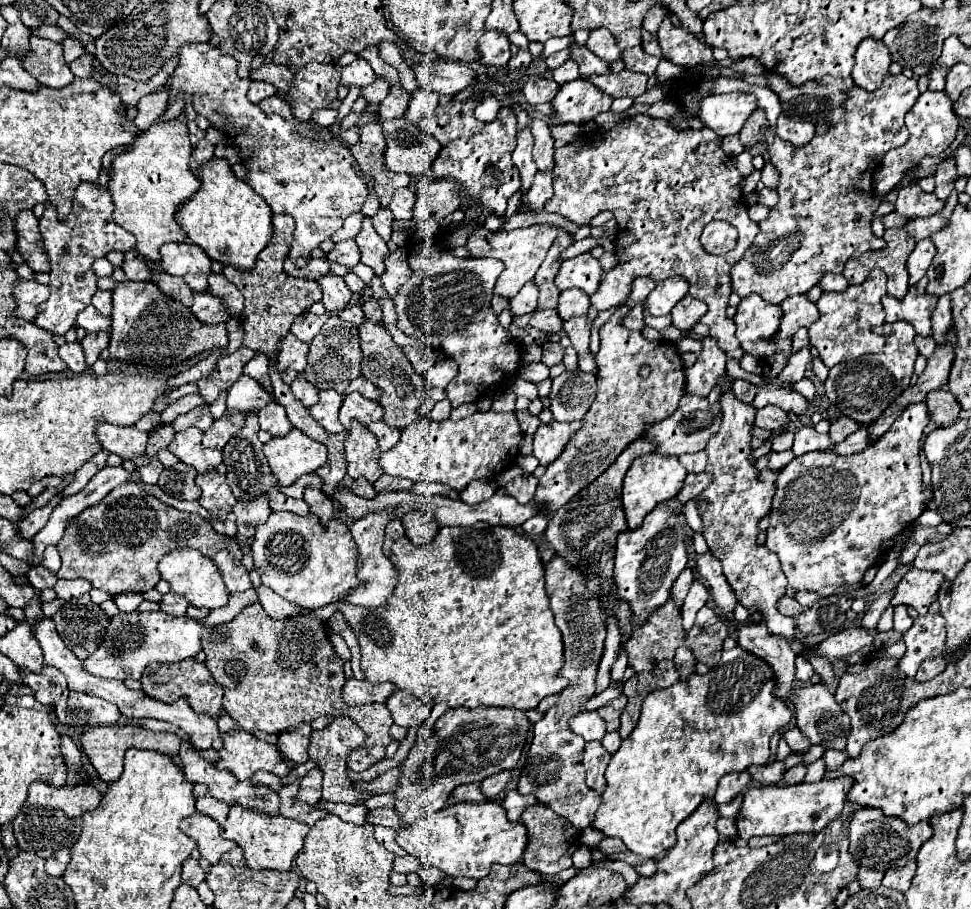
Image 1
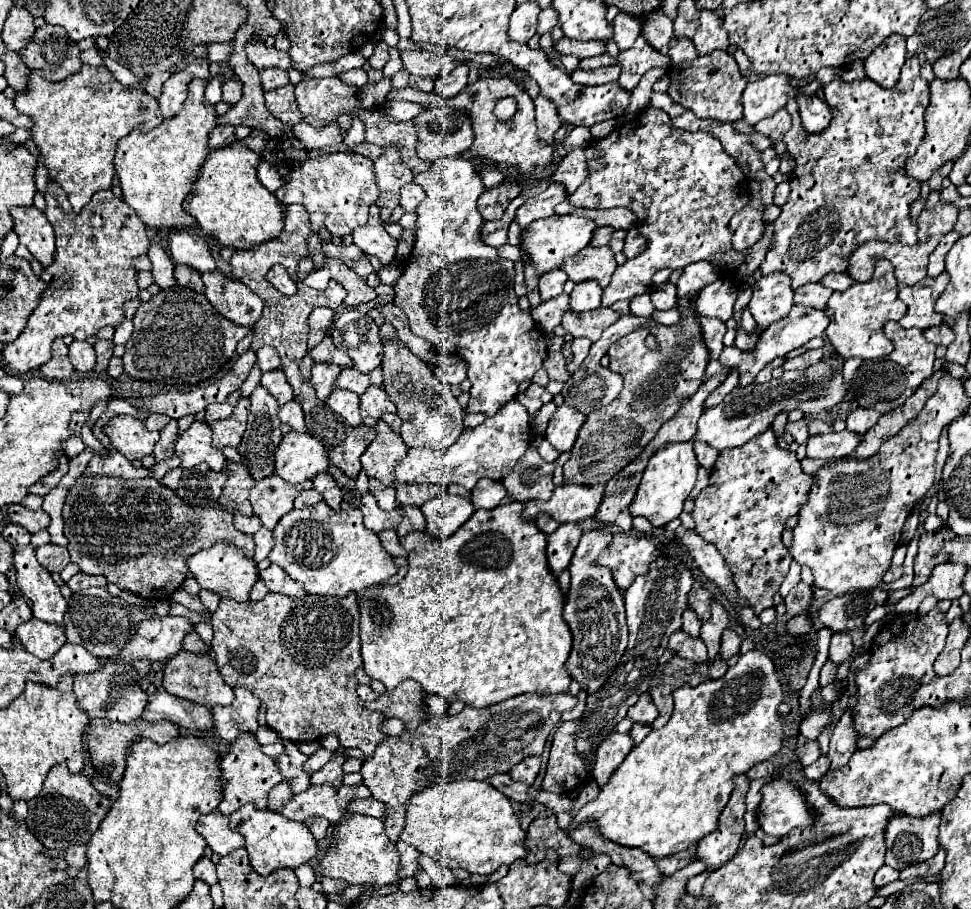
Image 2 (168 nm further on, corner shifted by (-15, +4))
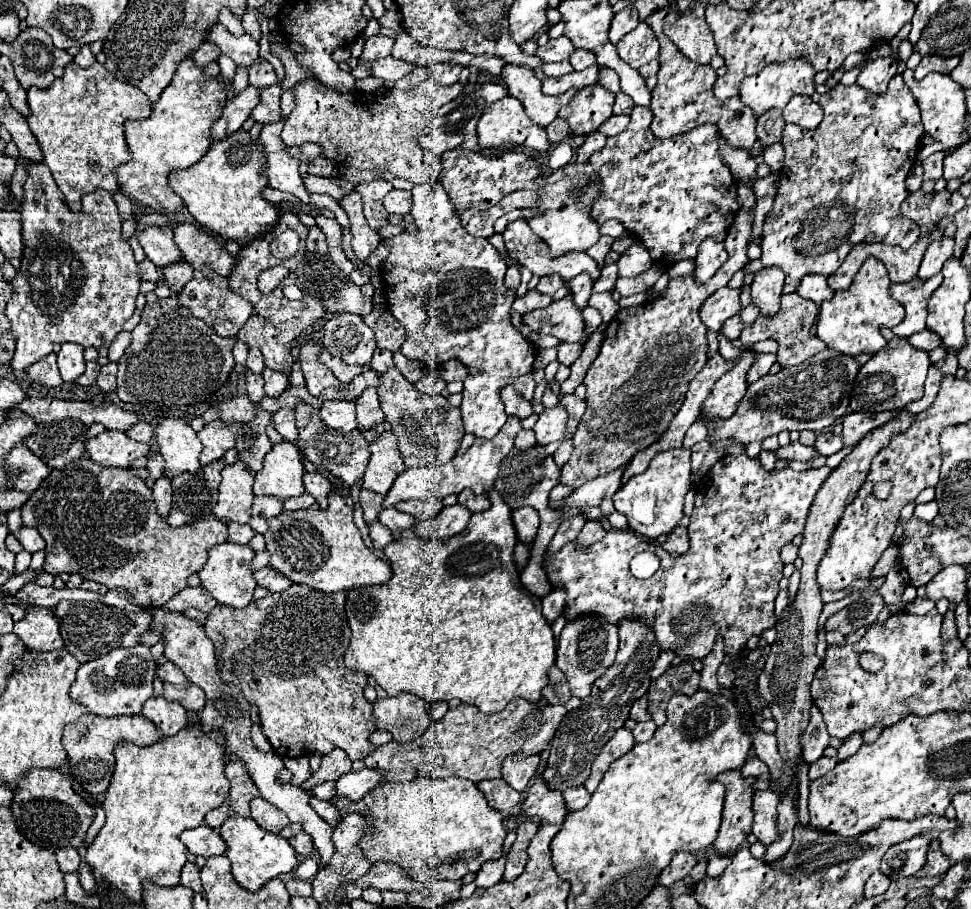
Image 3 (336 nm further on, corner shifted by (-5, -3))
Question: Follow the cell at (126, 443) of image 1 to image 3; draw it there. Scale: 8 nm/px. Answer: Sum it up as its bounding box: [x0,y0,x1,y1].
[86,430,150,468]

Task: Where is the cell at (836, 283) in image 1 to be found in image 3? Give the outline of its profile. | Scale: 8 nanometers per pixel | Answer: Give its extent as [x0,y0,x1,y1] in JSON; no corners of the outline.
[796,274,834,304]

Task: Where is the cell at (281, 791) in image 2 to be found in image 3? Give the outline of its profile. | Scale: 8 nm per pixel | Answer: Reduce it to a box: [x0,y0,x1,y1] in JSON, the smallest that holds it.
[250,796,290,834]

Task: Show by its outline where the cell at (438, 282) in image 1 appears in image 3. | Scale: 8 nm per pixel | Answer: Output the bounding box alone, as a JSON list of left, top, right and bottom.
[382,184,536,440]

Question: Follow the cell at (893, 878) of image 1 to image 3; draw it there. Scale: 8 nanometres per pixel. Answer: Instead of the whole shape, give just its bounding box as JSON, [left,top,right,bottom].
[916,838,950,878]

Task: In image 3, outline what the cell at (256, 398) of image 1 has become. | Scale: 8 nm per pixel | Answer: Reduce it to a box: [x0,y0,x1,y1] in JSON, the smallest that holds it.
[262,368,288,398]

